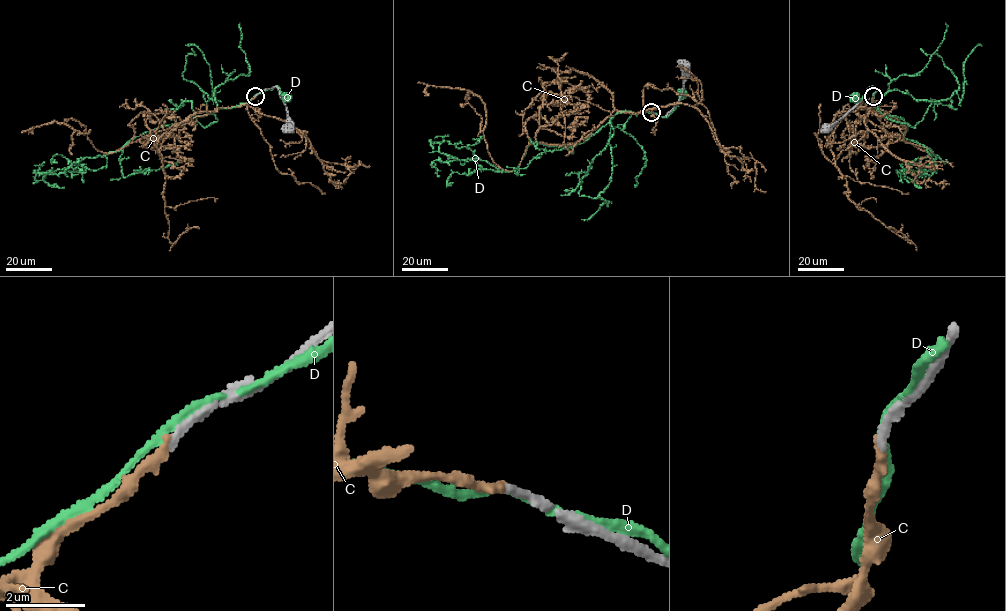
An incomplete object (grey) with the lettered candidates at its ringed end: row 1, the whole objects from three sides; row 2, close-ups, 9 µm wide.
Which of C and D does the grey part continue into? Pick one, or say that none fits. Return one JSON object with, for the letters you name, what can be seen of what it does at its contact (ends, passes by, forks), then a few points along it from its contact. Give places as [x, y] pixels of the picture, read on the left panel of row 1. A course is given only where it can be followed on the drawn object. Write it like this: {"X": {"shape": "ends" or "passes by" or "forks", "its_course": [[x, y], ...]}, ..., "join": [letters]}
{"C": {"shape": "ends", "its_course": [[256, 95], [105, 154], [88, 139], [90, 130], [80, 133], [52, 121], [33, 127], [32, 134]]}, "join": ["C"]}

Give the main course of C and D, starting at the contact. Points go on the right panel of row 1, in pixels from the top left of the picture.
C: (873, 95), (871, 108), (906, 128), (904, 141), (932, 152), (879, 130), (857, 133), (849, 121), (857, 134)
D: (875, 93), (878, 89), (871, 86), (860, 99), (855, 97)

